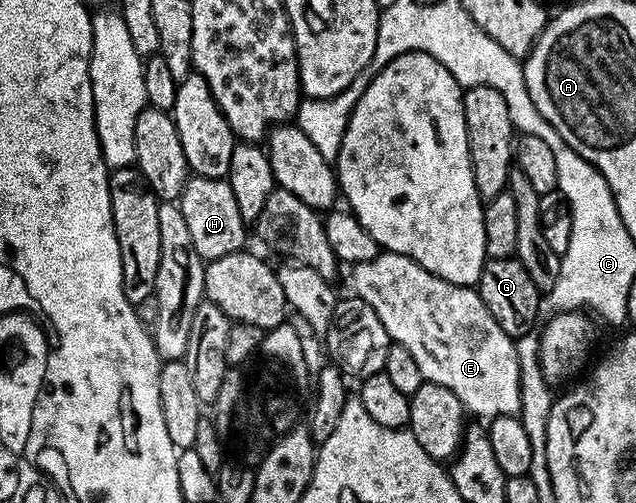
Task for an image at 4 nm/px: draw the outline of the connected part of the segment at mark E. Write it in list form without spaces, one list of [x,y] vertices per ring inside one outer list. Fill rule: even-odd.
[[[381,252],[373,260],[354,265],[351,272],[353,286],[357,289],[354,290],[356,297],[371,304],[371,308],[375,308],[375,316],[383,320],[383,328],[387,328],[390,339],[403,344],[403,348],[407,348],[407,352],[415,356],[419,372],[423,372],[425,381],[451,388],[451,392],[459,396],[466,411],[470,415],[478,414],[481,420],[520,415],[521,381],[517,343],[507,336],[507,332],[503,332],[503,328],[499,328],[499,324],[495,324],[495,316],[487,312],[487,304],[483,304],[474,287],[451,284],[427,272],[427,268],[423,268],[415,260],[392,252]]]

